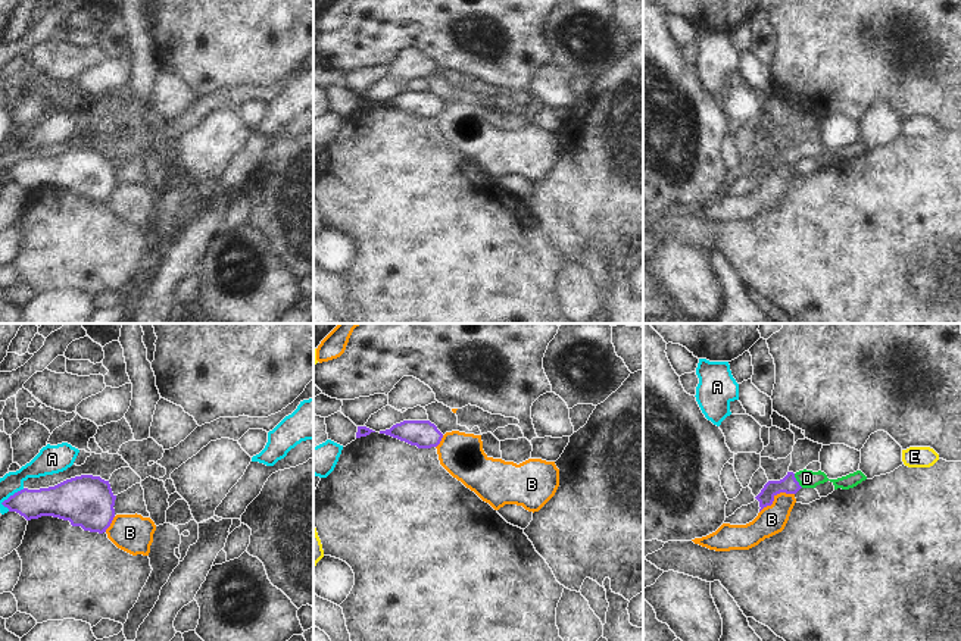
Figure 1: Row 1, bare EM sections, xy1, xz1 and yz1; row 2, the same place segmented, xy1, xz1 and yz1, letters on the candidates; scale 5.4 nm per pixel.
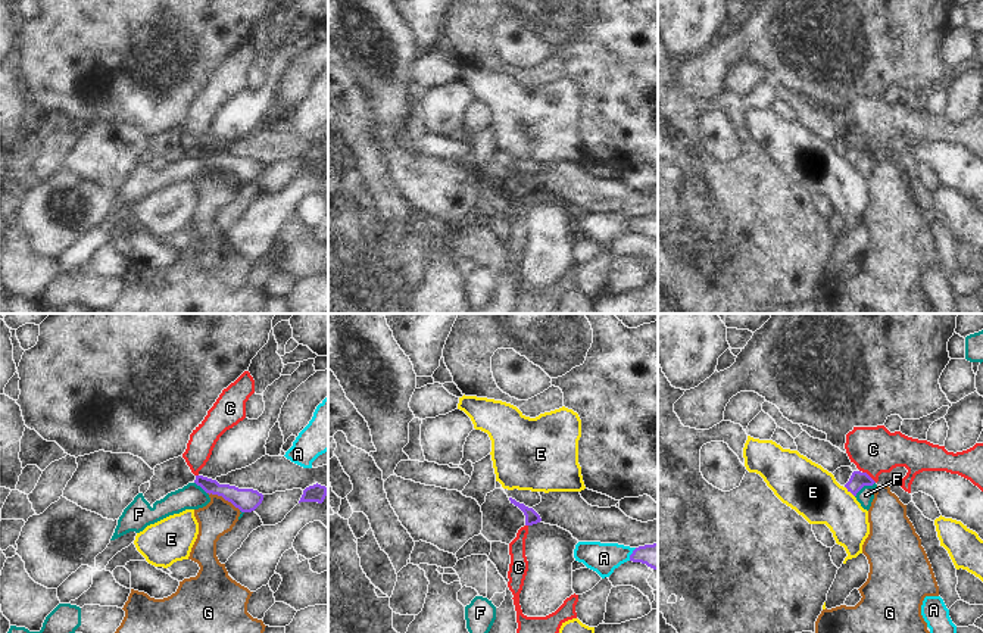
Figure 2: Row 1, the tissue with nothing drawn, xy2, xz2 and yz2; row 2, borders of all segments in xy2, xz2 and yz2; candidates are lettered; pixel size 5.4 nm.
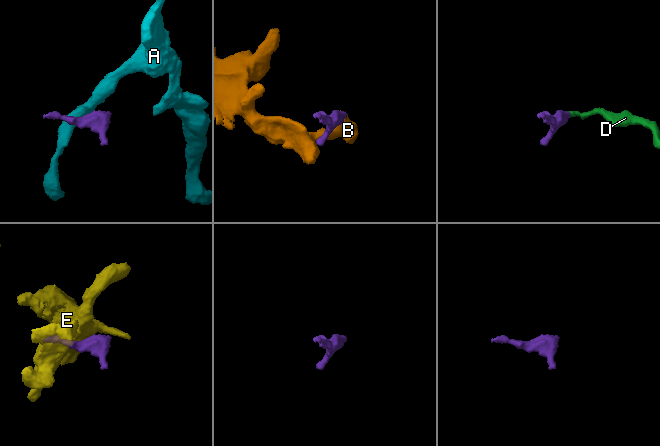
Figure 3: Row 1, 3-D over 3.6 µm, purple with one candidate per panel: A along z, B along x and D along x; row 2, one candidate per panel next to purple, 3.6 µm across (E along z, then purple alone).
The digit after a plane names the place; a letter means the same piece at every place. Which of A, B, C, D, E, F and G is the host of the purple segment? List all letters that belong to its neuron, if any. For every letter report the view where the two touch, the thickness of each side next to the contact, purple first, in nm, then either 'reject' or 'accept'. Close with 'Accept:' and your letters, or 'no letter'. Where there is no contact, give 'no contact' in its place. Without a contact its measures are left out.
A: xy1 | 170/140 nm | reject
B: yz1 | 90/160 nm | reject
C: yz2 | 90/260 nm | reject
D: yz1 | 90/100 nm | accept
E: yz2 | 90/280 nm | reject
F: yz2 | 90/90 nm | reject
G: xy2 | 130/190 nm | reject
Accept: D

